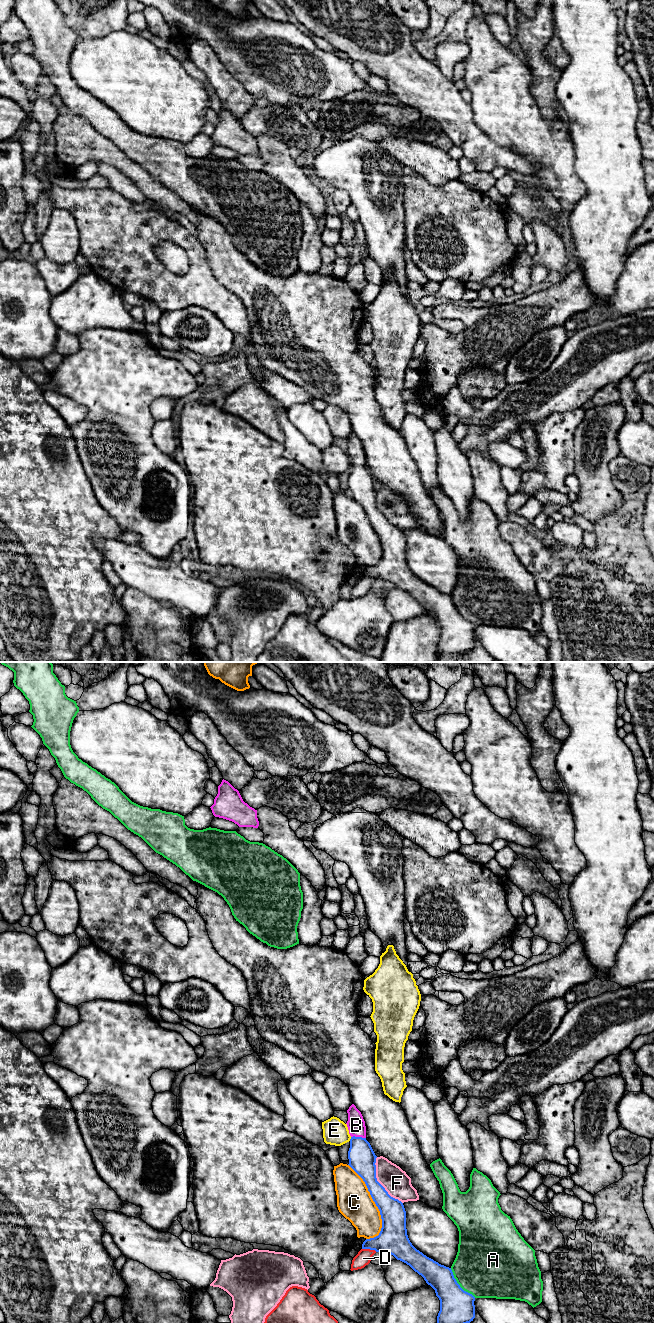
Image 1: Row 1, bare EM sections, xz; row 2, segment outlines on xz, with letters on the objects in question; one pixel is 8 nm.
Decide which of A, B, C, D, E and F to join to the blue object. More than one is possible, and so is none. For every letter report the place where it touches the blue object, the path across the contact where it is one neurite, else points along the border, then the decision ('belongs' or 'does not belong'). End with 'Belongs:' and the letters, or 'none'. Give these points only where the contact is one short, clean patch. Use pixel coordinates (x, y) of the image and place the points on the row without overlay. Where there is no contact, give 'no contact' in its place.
A: contact xz (459, 613); border xz (450, 596), (456, 610), (475, 625); does not belong
B: contact xz (358, 465); way xz (362, 487), (358, 465), (356, 453); belongs
C: contact xz (374, 529); does not belong
D: contact xz (369, 576); does not belong
E: contact xz (350, 467); border xz (351, 465), (349, 468); does not belong
F: contact xz (378, 510); does not belong
Belongs: B

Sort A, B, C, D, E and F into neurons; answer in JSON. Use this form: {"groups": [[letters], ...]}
{"groups": [["A"], ["B"], ["C"], ["D"], ["E"], ["F"]]}

